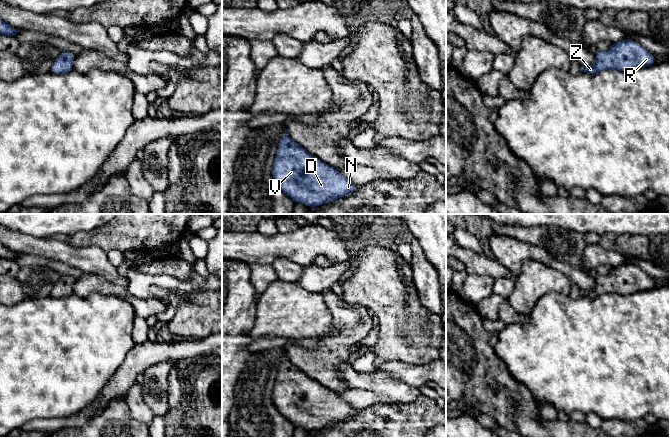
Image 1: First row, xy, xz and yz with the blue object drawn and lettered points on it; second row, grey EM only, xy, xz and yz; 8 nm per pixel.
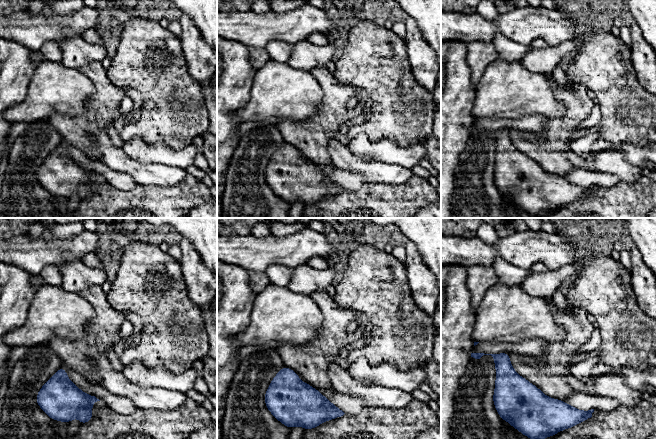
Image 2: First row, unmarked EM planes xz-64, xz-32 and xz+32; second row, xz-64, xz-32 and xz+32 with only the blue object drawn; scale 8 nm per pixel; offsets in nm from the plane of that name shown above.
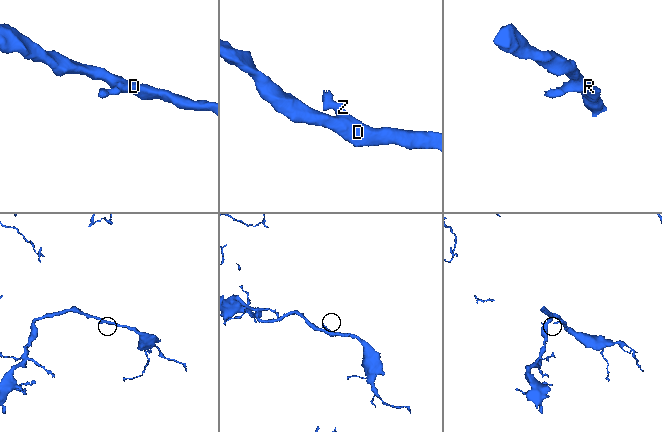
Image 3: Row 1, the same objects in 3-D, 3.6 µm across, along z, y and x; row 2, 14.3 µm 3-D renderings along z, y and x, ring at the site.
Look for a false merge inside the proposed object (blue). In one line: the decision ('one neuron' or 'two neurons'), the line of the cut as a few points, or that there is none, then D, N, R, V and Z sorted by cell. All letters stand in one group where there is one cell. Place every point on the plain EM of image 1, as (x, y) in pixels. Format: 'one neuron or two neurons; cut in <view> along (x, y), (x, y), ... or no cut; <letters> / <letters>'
one neuron; no cut; D N R V Z

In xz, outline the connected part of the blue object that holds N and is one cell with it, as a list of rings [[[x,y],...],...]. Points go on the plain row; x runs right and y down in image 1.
[[[286,352],[279,370],[272,391],[273,402],[295,426],[303,426],[308,432],[320,430],[360,412],[294,366]]]

